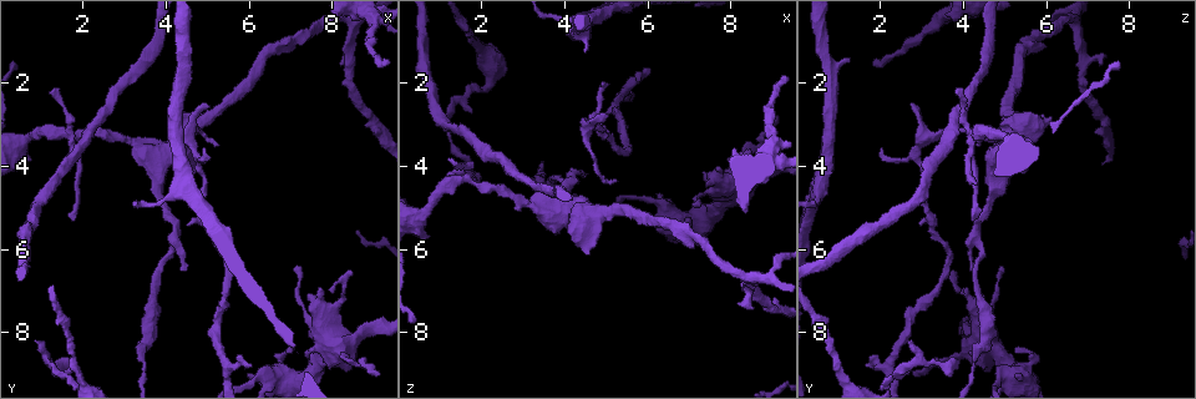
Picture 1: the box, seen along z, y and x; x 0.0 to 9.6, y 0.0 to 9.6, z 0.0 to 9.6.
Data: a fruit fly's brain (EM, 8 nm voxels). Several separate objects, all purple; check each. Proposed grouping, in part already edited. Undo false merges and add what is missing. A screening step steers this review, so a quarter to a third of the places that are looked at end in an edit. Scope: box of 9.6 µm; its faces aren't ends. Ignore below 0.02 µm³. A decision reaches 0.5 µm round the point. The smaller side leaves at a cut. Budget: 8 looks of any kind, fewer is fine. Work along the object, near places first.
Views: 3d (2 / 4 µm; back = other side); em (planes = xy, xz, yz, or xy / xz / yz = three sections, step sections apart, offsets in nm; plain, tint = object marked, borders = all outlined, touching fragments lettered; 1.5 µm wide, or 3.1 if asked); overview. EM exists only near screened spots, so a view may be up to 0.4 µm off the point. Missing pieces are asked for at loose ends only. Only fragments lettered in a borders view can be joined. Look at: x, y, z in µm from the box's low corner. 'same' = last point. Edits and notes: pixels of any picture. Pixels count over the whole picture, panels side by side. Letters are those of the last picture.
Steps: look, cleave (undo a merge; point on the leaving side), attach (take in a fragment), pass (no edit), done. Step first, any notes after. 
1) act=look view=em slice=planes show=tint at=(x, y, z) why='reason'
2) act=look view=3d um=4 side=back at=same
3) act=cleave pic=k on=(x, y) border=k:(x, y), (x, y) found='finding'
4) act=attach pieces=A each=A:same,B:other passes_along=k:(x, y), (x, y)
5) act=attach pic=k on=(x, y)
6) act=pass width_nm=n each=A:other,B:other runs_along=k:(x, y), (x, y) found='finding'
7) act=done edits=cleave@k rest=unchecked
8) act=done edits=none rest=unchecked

act=look view=3d um=2 at=(5.30, 3.55, 4.30) why='branch stops here'

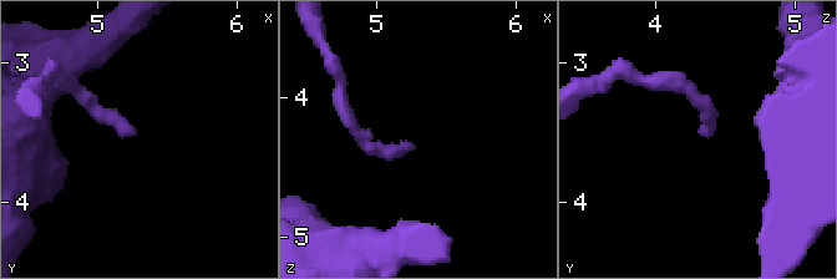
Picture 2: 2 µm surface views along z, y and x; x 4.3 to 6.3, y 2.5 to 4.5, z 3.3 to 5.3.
act=look view=em slice=planes show=borders at=(5.26, 3.54, 4.32) why='need the tissue'

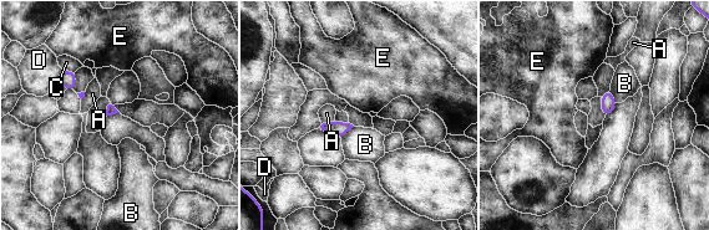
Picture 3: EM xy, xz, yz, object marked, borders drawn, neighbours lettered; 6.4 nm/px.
act=pass each=A:other,B:other,C:other,D:other,E:other border=3:(353, 126), (340, 137) found='no lettered fragment goes on from it'

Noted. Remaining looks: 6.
act=look view=3d um=4 at=(8.20, 1.55, 7.20) why='branch stops here'

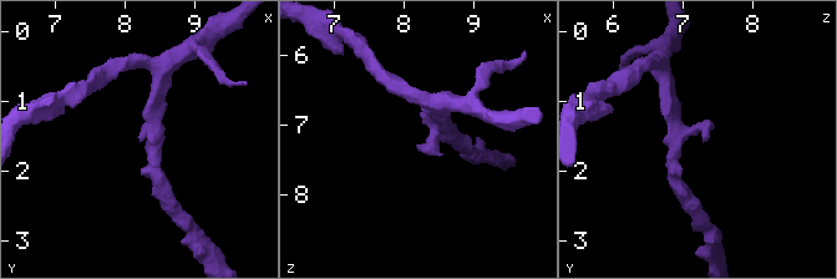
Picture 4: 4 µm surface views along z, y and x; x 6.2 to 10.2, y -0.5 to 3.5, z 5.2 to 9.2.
act=look view=em slice=planes show=borders at=(8.20, 1.55, 7.25) arm_widths_nm=190,200

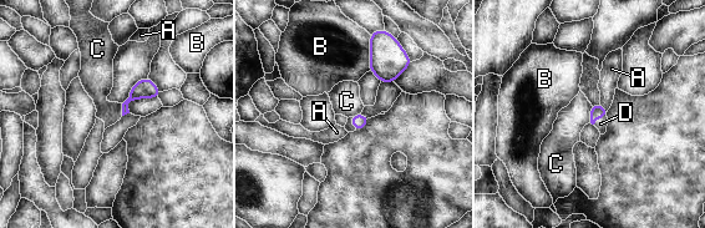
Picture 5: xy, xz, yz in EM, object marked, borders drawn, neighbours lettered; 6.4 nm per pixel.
act=attach pieces=D each=A:other,B:other,C:other,D:same passes_along=5:(597, 111), (599, 117), (600, 123) found='the cell continues'

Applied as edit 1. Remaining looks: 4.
act=done edits=attach@5 rest=unchecked

